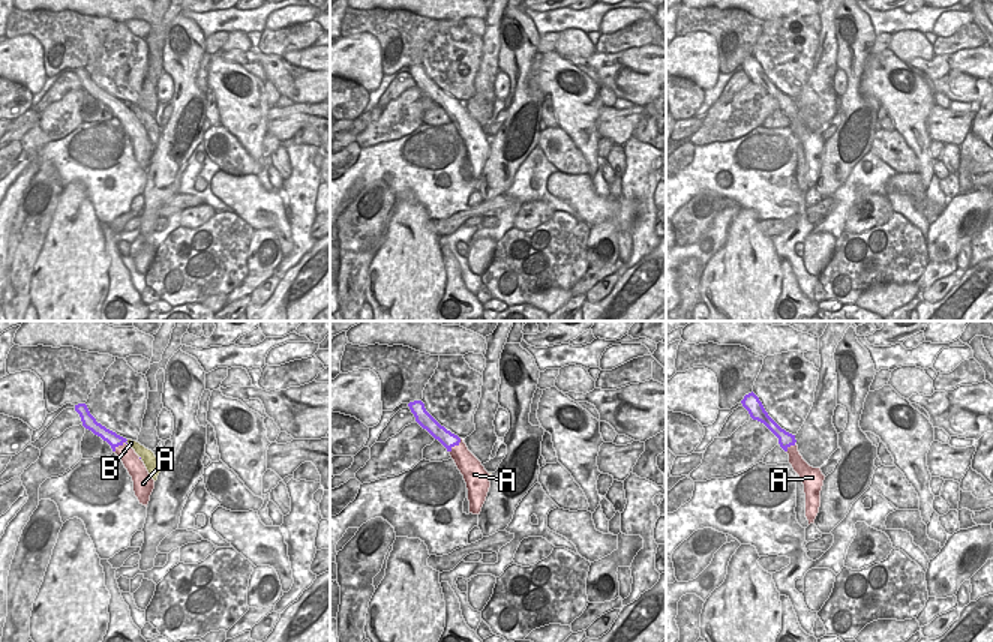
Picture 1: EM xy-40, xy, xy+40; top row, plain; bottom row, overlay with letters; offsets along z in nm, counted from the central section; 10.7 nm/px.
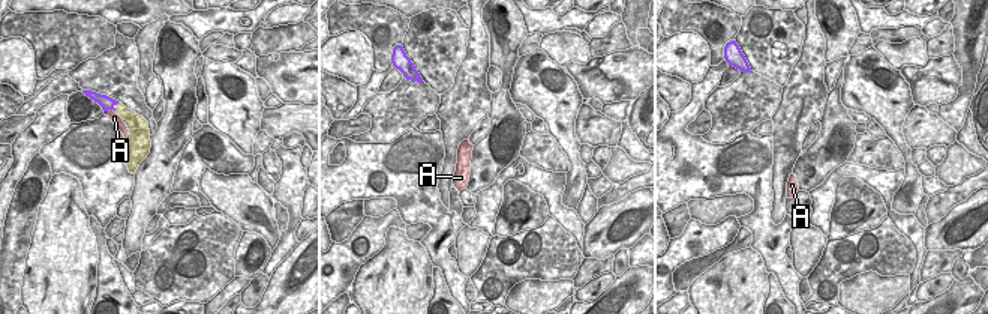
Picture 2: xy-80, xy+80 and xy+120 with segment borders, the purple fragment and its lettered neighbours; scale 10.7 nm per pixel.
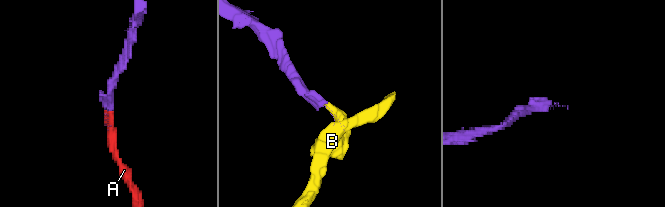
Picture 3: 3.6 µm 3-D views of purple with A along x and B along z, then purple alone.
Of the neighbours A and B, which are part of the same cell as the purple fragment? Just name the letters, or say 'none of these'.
A

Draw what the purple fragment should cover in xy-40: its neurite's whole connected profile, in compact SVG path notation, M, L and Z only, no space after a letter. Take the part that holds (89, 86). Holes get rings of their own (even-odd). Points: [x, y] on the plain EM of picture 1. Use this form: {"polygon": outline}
{"polygon": "M86 68L75 69L75 75L80 78L82 90L106 105L111 110L112 117L122 123L124 132L132 141L135 160L138 162L140 168L147 171L150 159L154 153L154 144L150 141L141 122L126 106L126 102L98 87Z"}

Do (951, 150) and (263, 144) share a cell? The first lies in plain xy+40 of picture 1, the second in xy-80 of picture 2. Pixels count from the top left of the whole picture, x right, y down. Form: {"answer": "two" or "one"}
{"answer": "two"}

